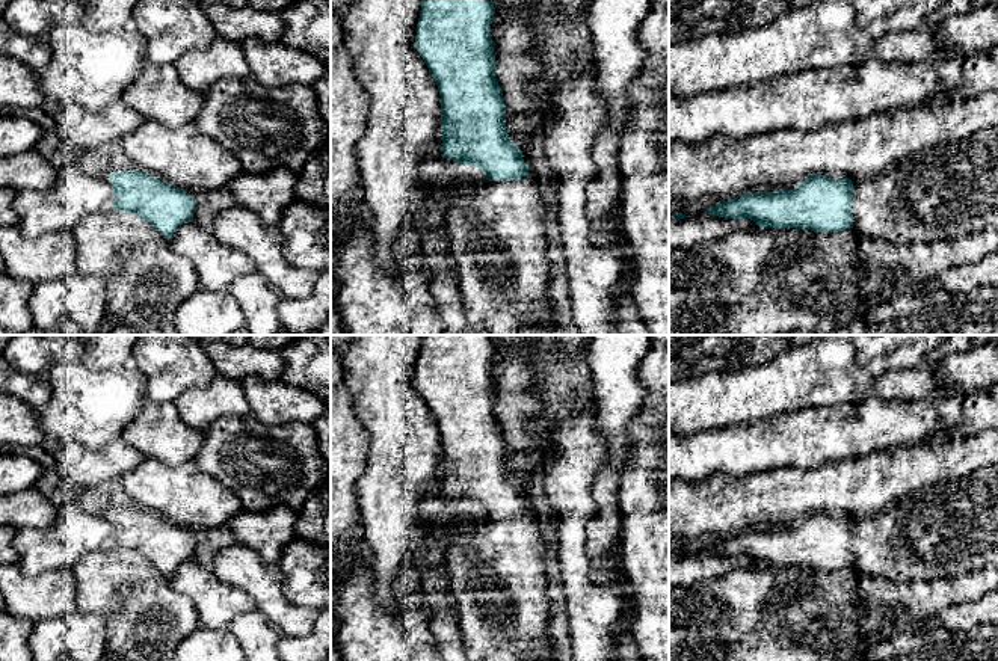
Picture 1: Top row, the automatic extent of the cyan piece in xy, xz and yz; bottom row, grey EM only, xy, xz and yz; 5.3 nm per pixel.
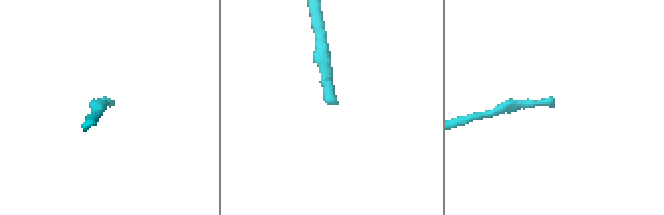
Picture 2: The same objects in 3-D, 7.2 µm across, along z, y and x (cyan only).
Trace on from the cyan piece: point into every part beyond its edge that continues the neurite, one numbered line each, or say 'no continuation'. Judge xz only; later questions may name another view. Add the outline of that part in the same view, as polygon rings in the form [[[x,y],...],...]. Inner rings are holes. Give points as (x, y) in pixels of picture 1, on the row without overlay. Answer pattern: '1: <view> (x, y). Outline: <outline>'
1: xz (497, 568). Outline: [[[538,516],[483,519],[447,533],[445,566],[470,661],[551,661],[551,607],[547,545]]]

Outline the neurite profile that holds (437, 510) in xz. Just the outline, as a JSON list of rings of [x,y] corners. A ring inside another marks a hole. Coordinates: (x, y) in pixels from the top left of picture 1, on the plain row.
[[[442,466],[436,486],[420,506],[420,519],[432,530],[435,527],[467,527],[486,519],[486,512],[474,504],[447,498],[442,490]]]

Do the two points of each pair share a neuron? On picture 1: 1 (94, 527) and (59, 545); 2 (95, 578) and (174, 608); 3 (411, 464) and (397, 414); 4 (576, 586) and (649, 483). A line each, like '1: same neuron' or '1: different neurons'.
1: same neuron
2: same neuron
3: same neuron
4: different neurons

